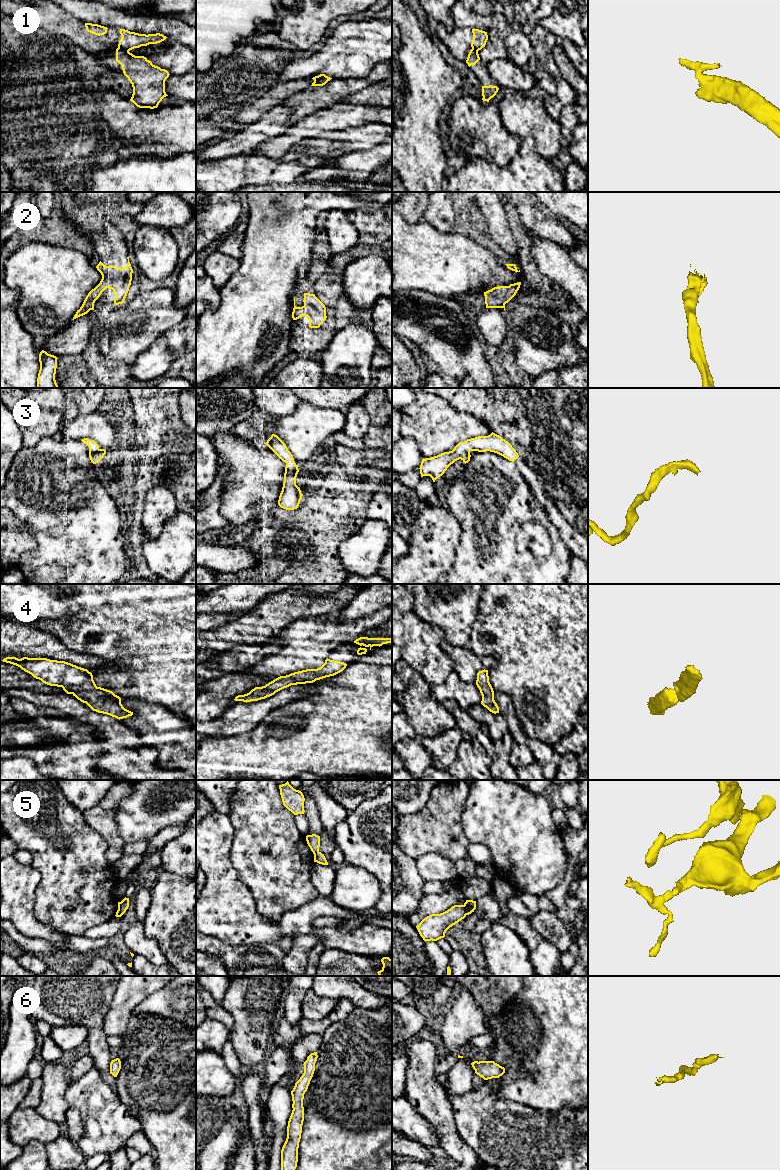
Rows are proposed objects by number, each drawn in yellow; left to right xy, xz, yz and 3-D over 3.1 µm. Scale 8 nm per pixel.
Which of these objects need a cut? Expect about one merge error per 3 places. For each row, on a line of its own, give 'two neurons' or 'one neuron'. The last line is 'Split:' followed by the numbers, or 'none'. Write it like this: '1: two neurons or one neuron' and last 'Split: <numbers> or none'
1: two neurons
2: one neuron
3: one neuron
4: one neuron
5: two neurons
6: one neuron
Split: 1, 5

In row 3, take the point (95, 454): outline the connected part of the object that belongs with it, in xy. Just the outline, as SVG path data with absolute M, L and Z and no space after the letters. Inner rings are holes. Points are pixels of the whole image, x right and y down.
M84 438L81 441L89 447L89 457L93 464L98 463L106 454L106 450L100 449L99 445L94 440Z

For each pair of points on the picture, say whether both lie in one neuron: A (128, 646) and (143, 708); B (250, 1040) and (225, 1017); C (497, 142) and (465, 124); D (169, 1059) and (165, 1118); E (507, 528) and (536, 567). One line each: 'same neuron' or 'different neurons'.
A: different neurons
B: different neurons
C: same neuron
D: same neuron
E: same neuron

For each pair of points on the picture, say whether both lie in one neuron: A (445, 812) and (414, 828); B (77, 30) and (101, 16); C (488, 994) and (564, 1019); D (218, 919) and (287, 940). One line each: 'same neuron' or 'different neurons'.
A: same neuron
B: different neurons
C: different neurons
D: different neurons

